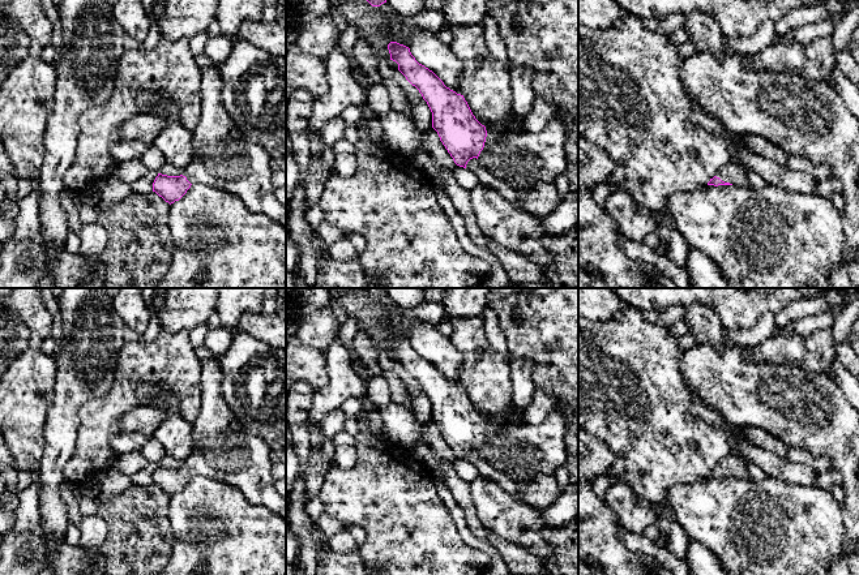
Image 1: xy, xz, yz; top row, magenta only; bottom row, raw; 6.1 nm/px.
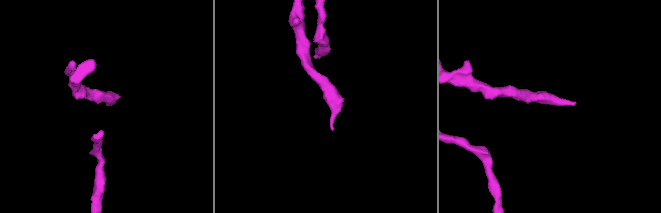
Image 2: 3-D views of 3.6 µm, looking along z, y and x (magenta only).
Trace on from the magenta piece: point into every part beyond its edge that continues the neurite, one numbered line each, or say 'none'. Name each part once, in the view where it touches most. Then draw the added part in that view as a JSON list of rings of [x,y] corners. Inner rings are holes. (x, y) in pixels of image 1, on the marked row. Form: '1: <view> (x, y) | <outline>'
1: xz (521, 159) | [[[555,117],[540,133],[512,132],[504,134],[499,141],[486,141],[478,160],[496,179],[505,181],[516,192],[527,192],[538,184],[554,183],[565,172],[568,166],[565,137],[564,121]]]

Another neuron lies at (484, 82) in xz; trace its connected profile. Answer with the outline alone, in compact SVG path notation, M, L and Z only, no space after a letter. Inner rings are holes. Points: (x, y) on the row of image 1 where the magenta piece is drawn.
M482 23L449 26L453 40L452 52L462 61L458 89L475 119L484 126L500 121L513 113L510 91L510 65L495 59L487 48Z

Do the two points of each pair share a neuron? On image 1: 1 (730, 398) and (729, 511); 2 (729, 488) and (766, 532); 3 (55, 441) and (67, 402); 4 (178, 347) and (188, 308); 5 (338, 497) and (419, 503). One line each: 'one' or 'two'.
1: two
2: one
3: one
4: two
5: one

